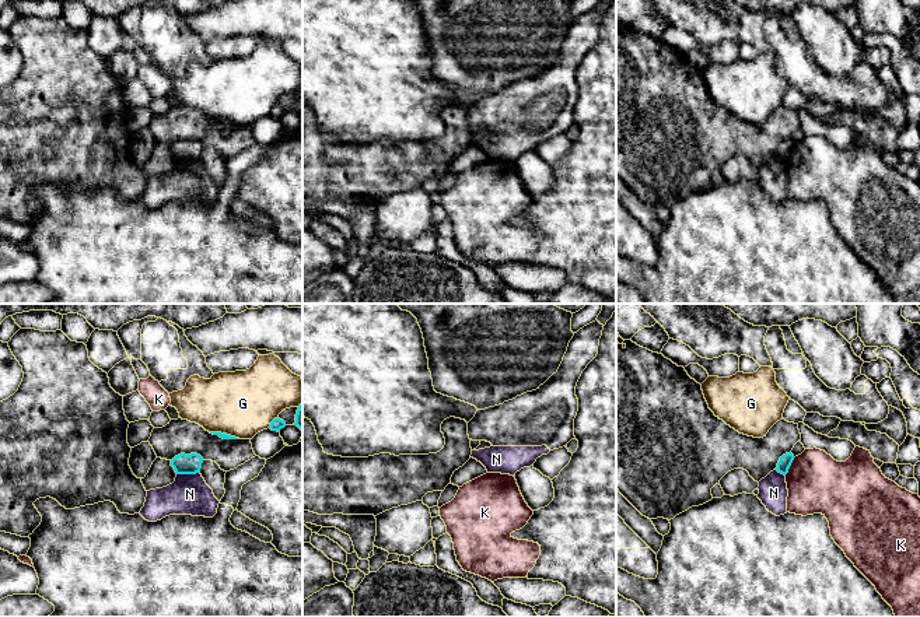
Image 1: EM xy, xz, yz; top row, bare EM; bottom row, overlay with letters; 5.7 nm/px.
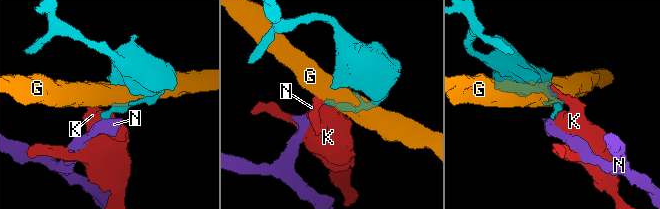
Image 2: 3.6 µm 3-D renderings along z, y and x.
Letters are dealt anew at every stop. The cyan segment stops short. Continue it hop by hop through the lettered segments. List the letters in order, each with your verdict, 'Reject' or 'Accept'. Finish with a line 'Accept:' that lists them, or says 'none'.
G: Reject
K: Reject
N: Reject
Accept: none

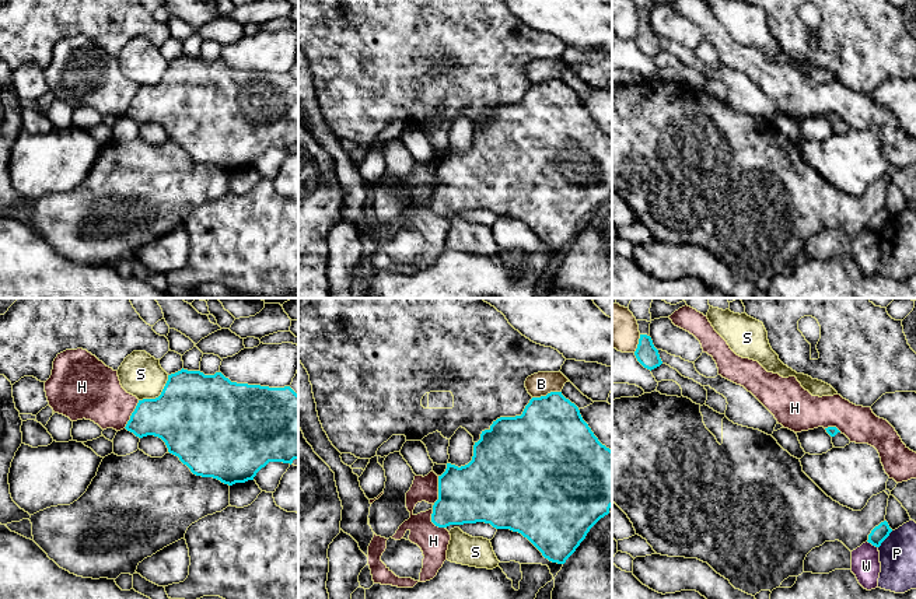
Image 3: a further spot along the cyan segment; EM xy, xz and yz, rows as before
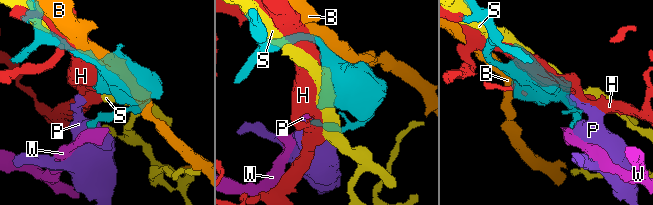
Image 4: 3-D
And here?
B: Reject
H: Accept
P: Reject
S: Reject
W: Reject
Accept: H

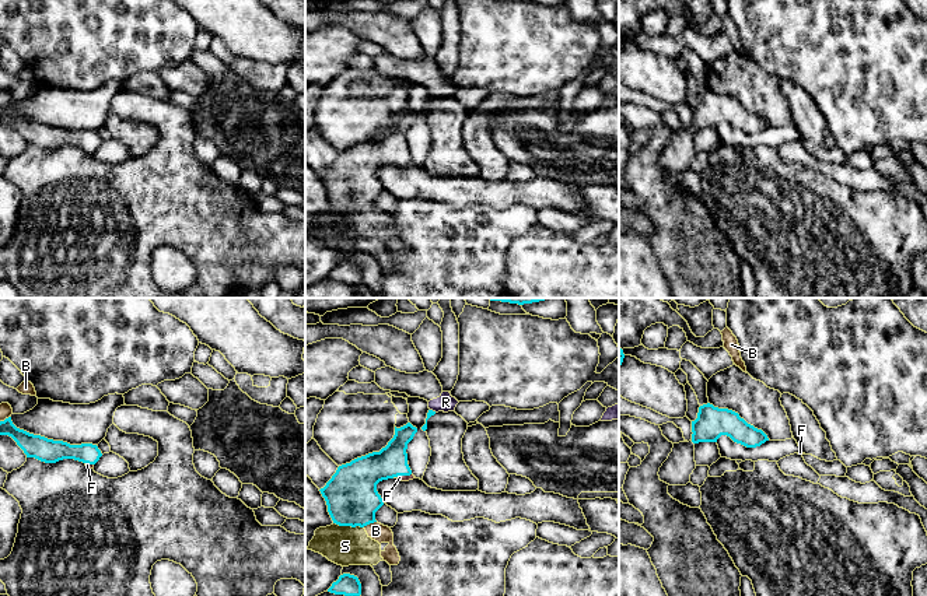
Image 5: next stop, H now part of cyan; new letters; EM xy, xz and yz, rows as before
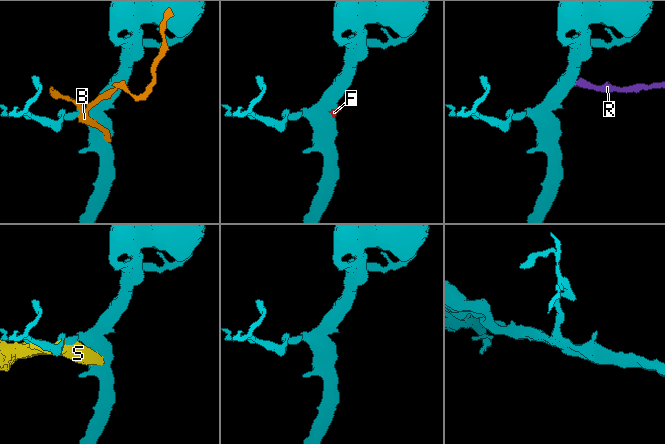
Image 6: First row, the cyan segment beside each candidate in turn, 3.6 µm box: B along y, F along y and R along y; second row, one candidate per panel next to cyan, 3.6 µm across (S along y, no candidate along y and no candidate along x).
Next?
B: Reject
F: Accept
R: Reject
S: Reject
Accept: F

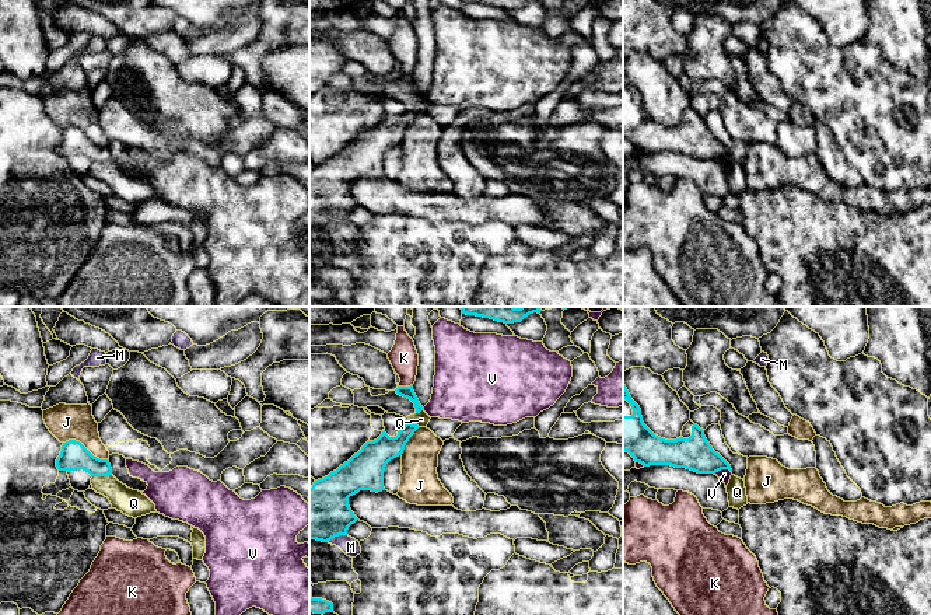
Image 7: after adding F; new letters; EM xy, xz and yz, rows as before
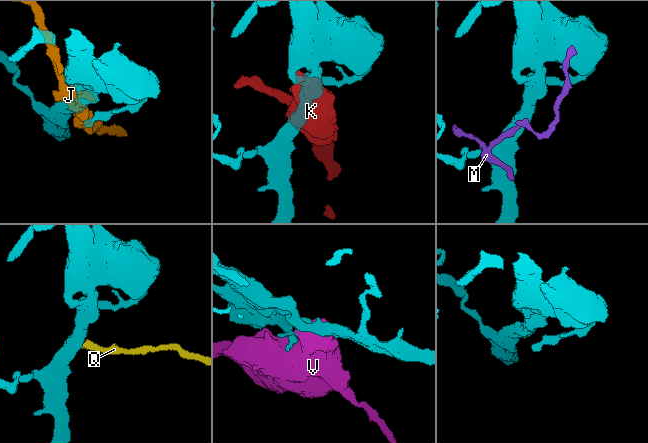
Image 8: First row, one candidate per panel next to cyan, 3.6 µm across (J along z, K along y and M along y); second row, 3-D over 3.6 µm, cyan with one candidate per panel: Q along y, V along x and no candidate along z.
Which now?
J: Reject
K: Reject
M: Reject
Q: Reject
V: Reject
Accept: none

